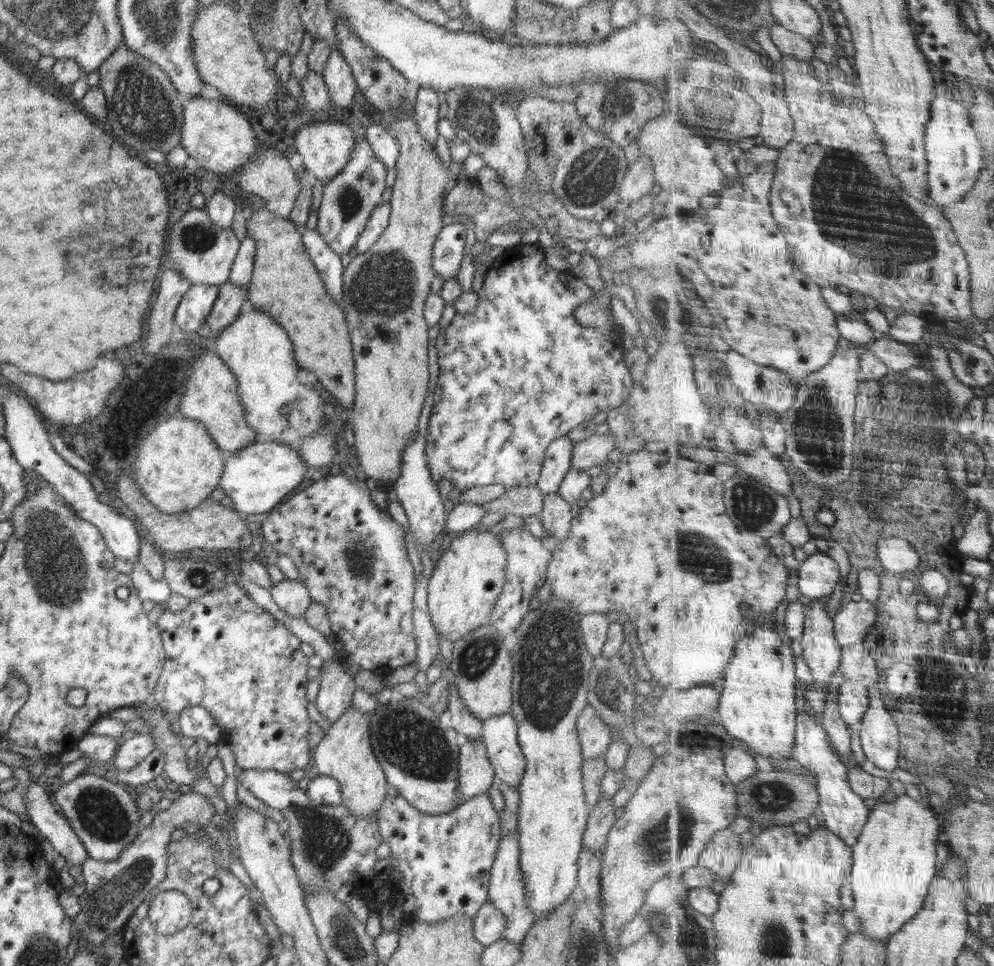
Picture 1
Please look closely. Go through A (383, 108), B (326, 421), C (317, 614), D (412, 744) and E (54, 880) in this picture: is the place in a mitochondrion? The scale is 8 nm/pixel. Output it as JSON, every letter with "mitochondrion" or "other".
{"A":"other","B":"other","C":"other","D":"mitochondrion","E":"other"}

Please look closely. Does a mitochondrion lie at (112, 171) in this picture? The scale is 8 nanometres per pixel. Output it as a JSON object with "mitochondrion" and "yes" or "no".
{"mitochondrion":"no"}

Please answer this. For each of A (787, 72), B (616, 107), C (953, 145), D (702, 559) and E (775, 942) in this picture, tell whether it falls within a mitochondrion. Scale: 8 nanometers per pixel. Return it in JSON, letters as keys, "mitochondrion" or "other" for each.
{"A":"other","B":"mitochondrion","C":"other","D":"mitochondrion","E":"mitochondrion"}

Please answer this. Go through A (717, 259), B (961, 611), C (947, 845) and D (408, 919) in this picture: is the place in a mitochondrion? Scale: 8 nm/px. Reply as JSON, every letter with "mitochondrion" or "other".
{"A":"other","B":"other","C":"other","D":"other"}

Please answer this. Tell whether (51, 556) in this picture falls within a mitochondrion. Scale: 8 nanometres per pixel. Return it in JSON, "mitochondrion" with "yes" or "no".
{"mitochondrion":"yes"}

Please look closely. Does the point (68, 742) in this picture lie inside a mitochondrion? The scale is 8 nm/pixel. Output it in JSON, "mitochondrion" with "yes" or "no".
{"mitochondrion":"no"}

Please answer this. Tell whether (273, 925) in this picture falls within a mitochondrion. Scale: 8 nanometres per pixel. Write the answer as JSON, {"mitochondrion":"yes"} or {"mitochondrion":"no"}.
{"mitochondrion":"no"}

